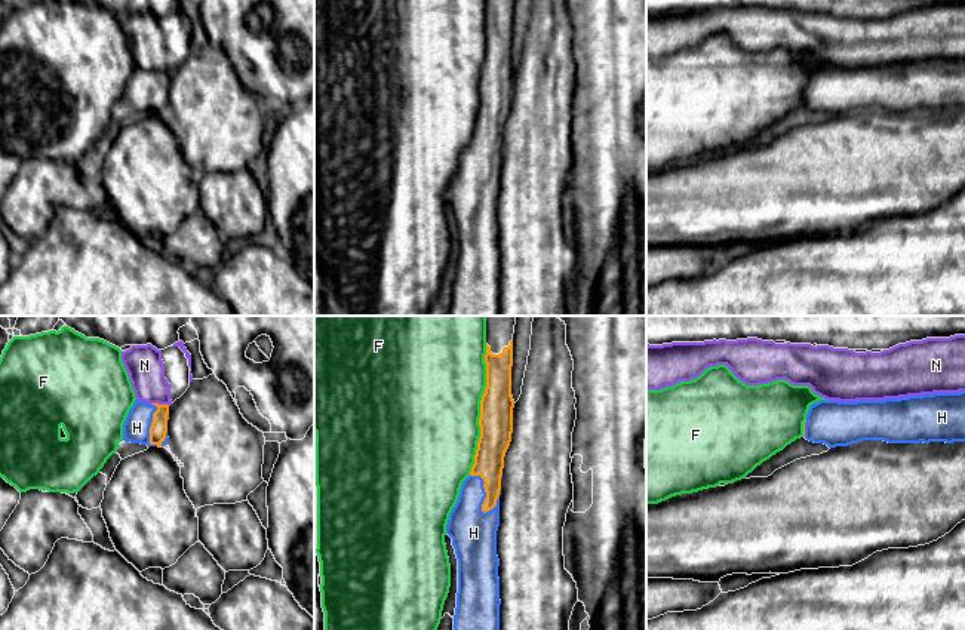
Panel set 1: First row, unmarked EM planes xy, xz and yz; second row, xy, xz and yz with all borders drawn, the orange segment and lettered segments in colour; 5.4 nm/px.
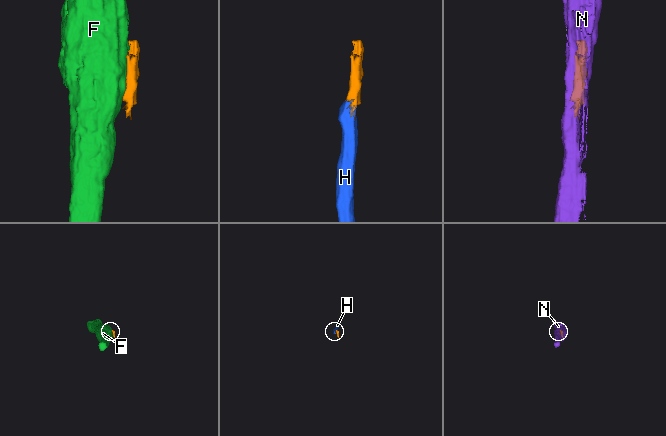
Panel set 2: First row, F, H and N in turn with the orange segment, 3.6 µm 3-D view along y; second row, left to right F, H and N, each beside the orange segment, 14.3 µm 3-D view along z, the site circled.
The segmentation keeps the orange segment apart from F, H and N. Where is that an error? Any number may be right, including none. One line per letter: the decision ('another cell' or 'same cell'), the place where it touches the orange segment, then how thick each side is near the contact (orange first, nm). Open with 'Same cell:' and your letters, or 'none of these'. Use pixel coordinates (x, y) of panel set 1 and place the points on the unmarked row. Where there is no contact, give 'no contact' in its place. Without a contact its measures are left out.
Same cell: H
F: another cell | xz (481, 77) | 180/500 nm
H: same cell | xz (485, 159) | 160/240 nm
N: another cell | xy (160, 73) | 100/200 nm

